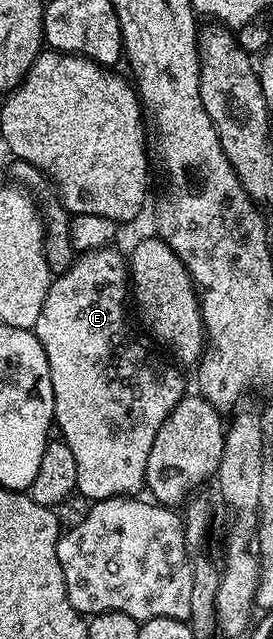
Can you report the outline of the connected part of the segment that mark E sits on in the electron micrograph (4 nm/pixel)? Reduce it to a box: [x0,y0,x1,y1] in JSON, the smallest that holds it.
[35,246,186,502]

